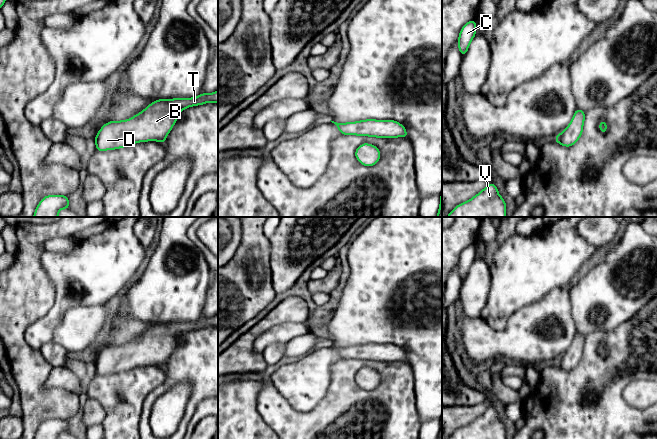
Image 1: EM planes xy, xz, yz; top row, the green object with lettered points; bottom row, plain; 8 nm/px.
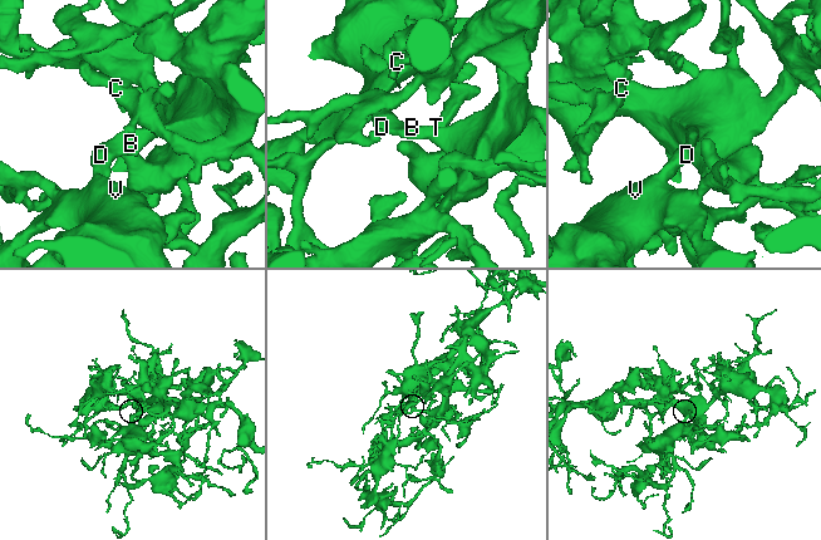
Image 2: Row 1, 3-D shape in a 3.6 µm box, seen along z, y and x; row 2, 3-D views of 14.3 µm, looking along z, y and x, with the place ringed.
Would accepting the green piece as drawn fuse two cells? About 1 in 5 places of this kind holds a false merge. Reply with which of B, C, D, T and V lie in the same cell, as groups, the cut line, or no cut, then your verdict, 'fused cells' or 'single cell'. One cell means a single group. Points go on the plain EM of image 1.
B C D T V; no cut; single cell

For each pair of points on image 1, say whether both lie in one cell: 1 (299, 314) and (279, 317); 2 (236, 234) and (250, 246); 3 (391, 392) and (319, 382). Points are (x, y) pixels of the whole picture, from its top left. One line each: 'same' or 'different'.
1: same
2: different
3: different

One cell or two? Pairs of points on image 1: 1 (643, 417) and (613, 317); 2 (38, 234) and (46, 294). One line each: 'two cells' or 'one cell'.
1: two cells
2: one cell

